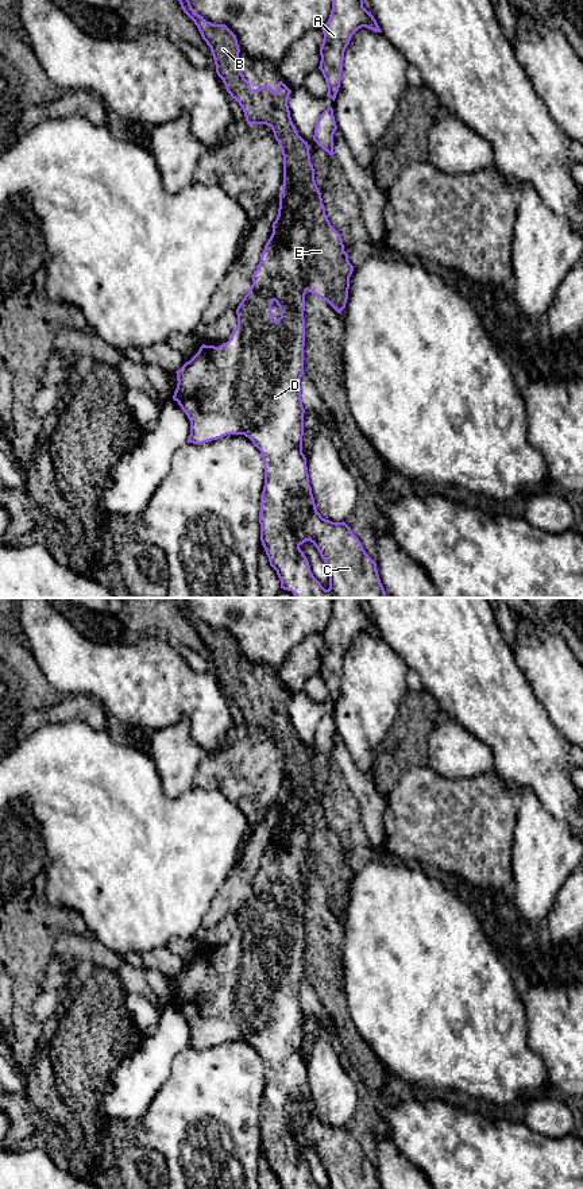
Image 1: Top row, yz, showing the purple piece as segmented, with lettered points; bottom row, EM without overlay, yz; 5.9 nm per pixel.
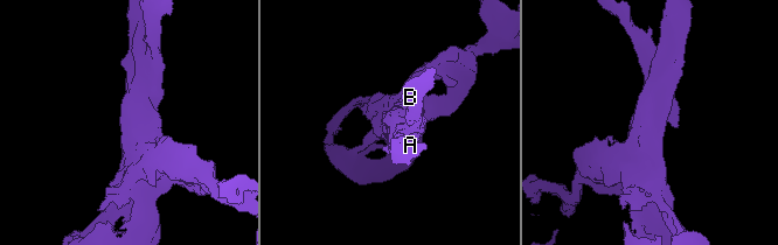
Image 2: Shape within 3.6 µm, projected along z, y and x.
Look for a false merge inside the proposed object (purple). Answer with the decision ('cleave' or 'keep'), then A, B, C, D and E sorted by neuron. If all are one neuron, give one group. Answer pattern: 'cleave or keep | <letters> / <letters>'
cleave | A C D / B E

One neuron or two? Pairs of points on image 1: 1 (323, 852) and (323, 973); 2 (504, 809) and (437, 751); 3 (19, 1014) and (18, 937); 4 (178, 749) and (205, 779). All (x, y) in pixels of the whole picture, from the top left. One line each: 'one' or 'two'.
1: one
2: two
3: one
4: two

